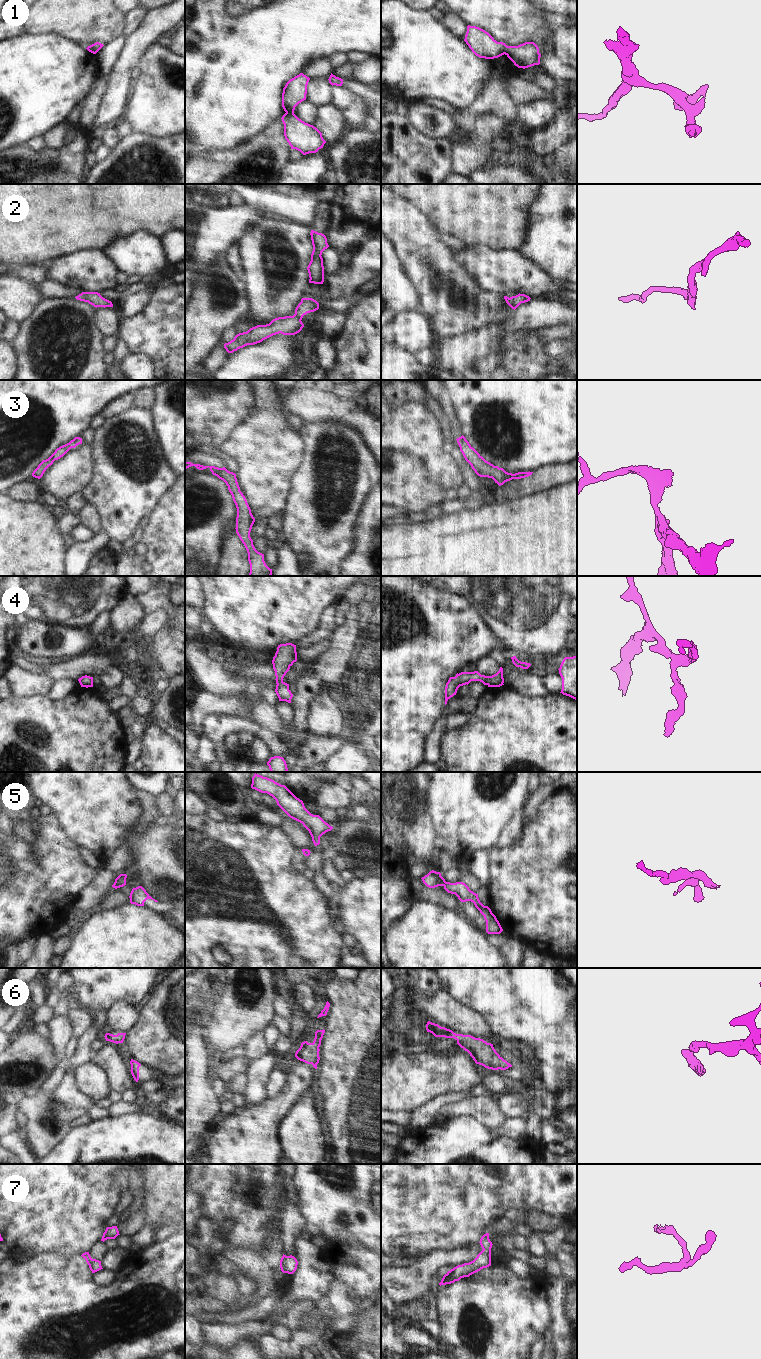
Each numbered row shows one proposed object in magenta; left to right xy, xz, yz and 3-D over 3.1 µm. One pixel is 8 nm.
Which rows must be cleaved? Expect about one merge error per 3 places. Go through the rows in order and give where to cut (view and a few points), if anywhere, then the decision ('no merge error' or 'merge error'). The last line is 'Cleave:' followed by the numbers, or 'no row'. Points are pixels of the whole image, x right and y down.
1: cut none; no merge error
2: cut none; no merge error
3: cut none; no merge error
4: cut none; no merge error
5: cut none; no merge error
6: cut none; no merge error
7: cut none; no merge error
Cleave: no row

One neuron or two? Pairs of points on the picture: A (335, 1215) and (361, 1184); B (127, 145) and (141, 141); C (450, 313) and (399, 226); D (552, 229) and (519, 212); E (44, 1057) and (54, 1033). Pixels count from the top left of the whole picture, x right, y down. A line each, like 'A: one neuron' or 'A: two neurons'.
A: one neuron
B: one neuron
C: one neuron
D: two neurons
E: two neurons

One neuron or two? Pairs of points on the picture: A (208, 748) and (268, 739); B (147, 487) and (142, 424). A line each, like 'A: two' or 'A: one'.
A: two
B: one

